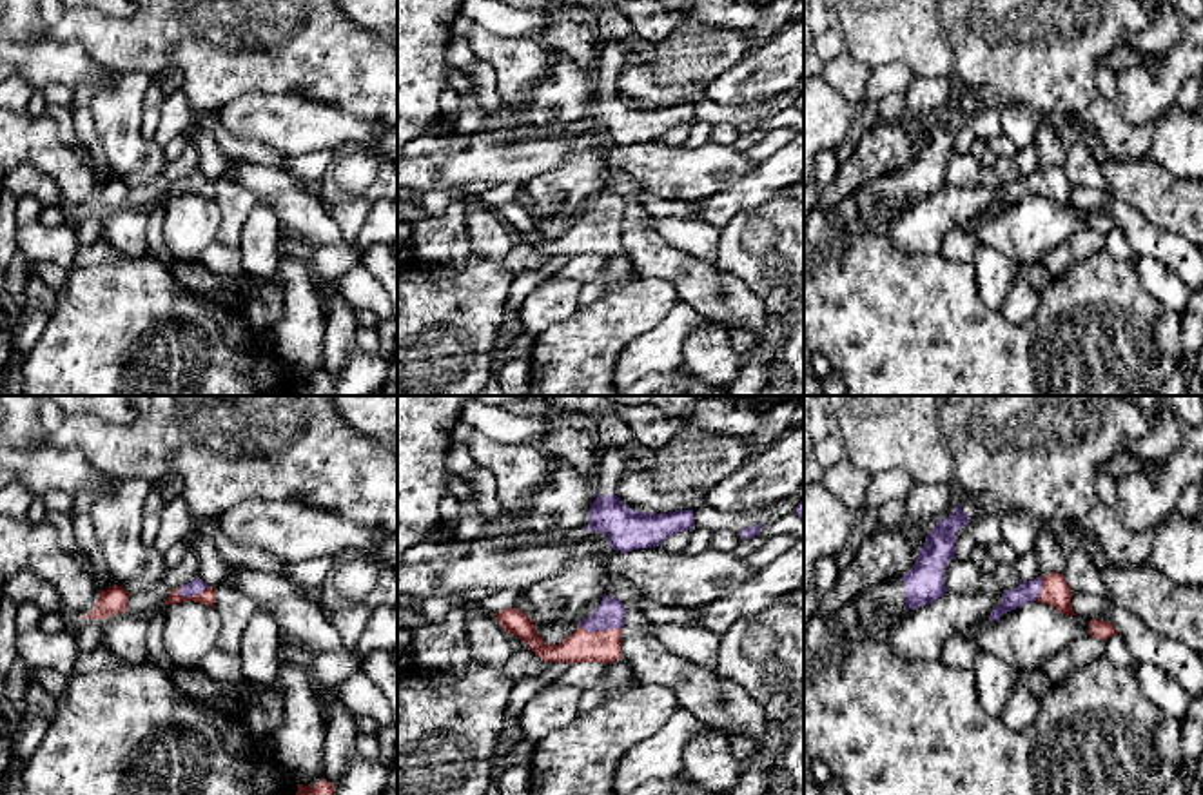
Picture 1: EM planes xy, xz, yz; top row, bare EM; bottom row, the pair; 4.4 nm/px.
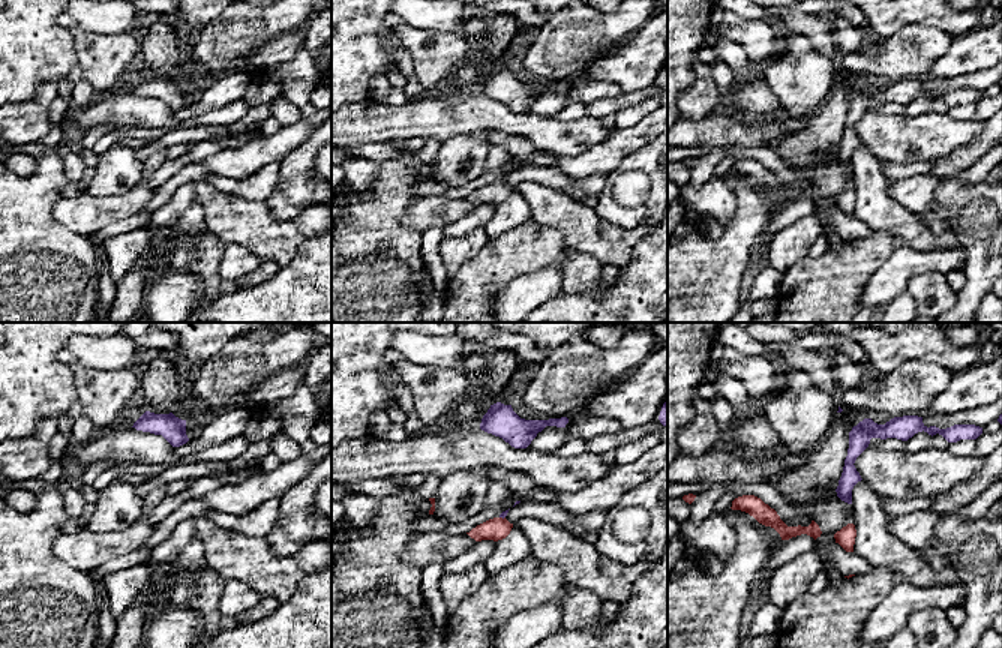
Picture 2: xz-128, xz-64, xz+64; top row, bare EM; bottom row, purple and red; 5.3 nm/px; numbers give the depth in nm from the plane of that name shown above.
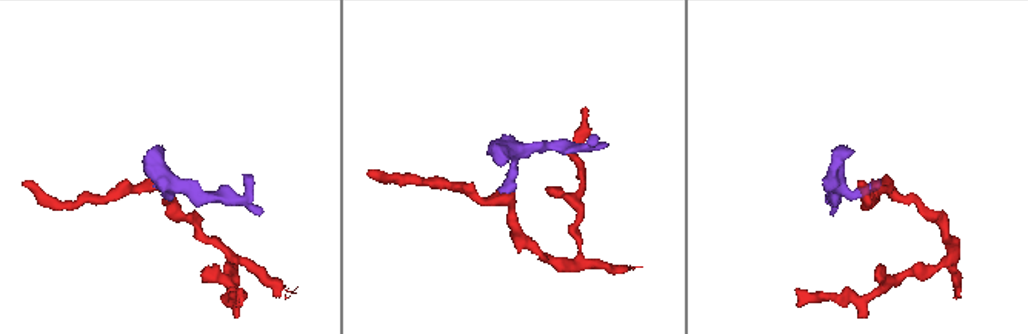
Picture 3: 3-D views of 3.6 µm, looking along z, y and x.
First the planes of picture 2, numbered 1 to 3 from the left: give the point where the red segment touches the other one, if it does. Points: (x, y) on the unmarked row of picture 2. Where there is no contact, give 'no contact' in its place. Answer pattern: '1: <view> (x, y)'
1: no contact
2: xz-64 (503, 182)
3: no contact

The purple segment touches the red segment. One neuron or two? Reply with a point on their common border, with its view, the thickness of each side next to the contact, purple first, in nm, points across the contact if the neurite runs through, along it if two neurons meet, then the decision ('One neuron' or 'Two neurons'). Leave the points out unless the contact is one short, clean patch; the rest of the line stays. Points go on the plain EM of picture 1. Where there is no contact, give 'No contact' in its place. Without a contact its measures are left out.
Touches purple at xz (601, 224). Thickness 140 nm (purple) against 140 nm. Path across: xz (610, 207), (601, 224), (605, 240). One neuron

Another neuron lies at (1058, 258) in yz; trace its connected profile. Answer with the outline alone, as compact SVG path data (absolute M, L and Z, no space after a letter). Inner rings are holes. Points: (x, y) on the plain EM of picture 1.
M1061 243L1045 250L1038 263L1043 265L1052 278L1056 278L1072 263L1072 252L1067 243Z

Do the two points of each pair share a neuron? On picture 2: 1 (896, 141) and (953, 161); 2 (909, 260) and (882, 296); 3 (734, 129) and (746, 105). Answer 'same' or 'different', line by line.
1: different
2: same
3: different

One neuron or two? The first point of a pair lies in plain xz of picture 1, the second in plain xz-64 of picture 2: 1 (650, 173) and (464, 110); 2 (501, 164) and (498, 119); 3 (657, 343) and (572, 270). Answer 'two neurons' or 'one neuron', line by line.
1: one neuron
2: one neuron
3: two neurons

